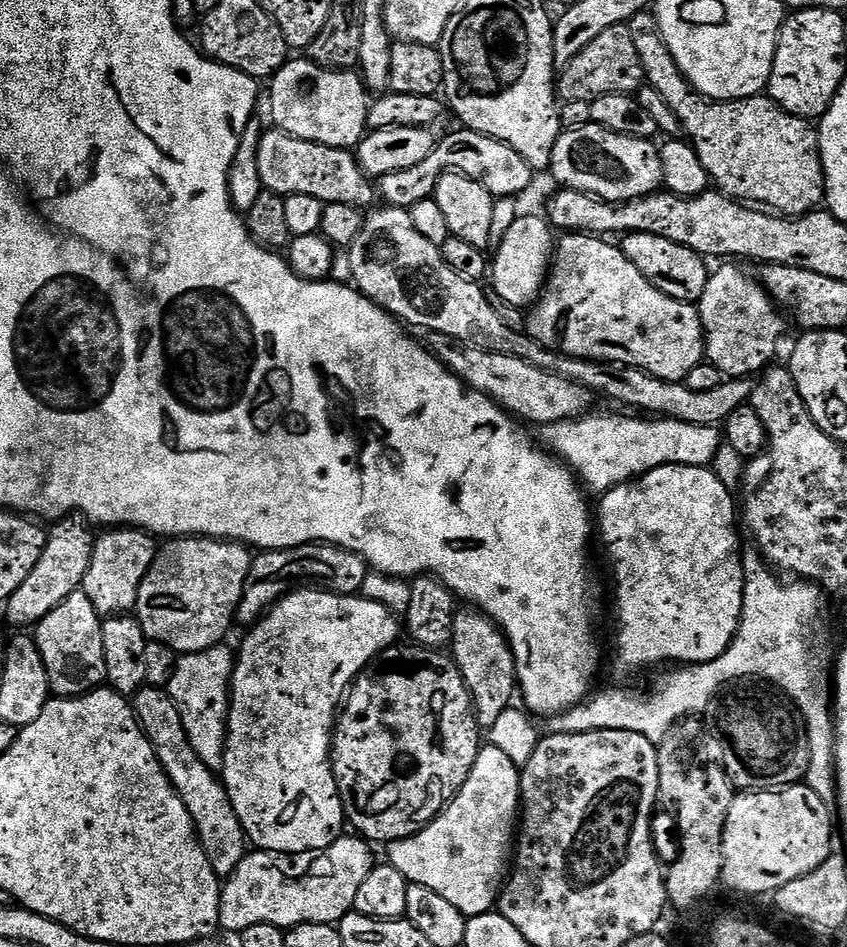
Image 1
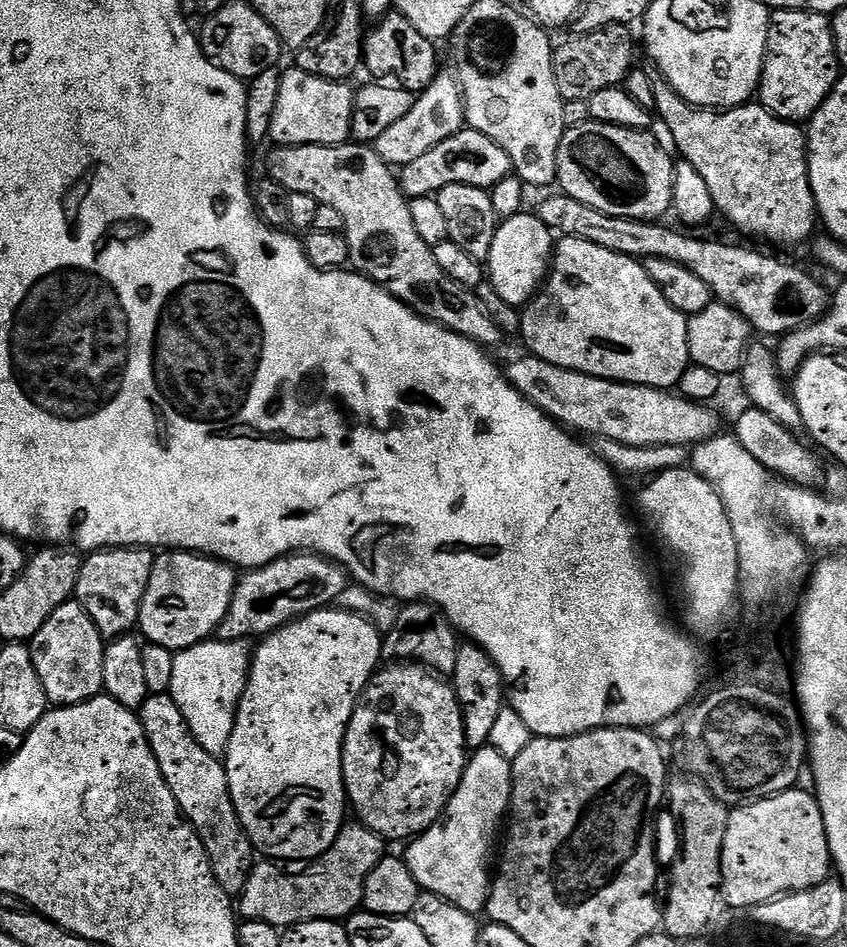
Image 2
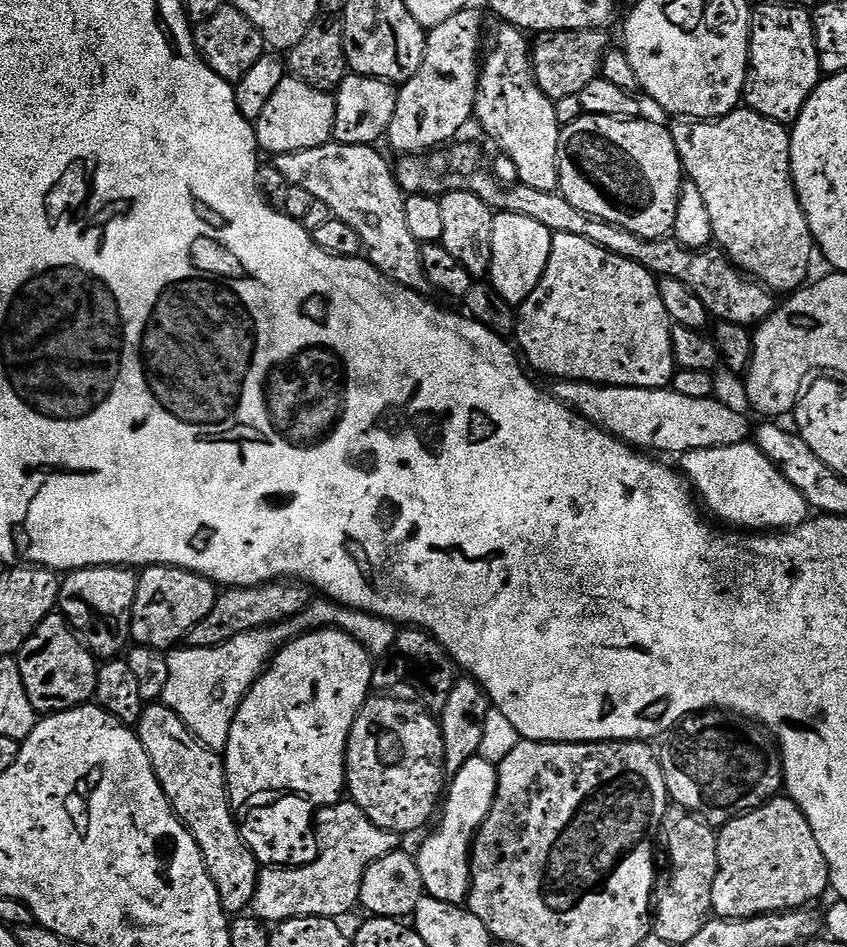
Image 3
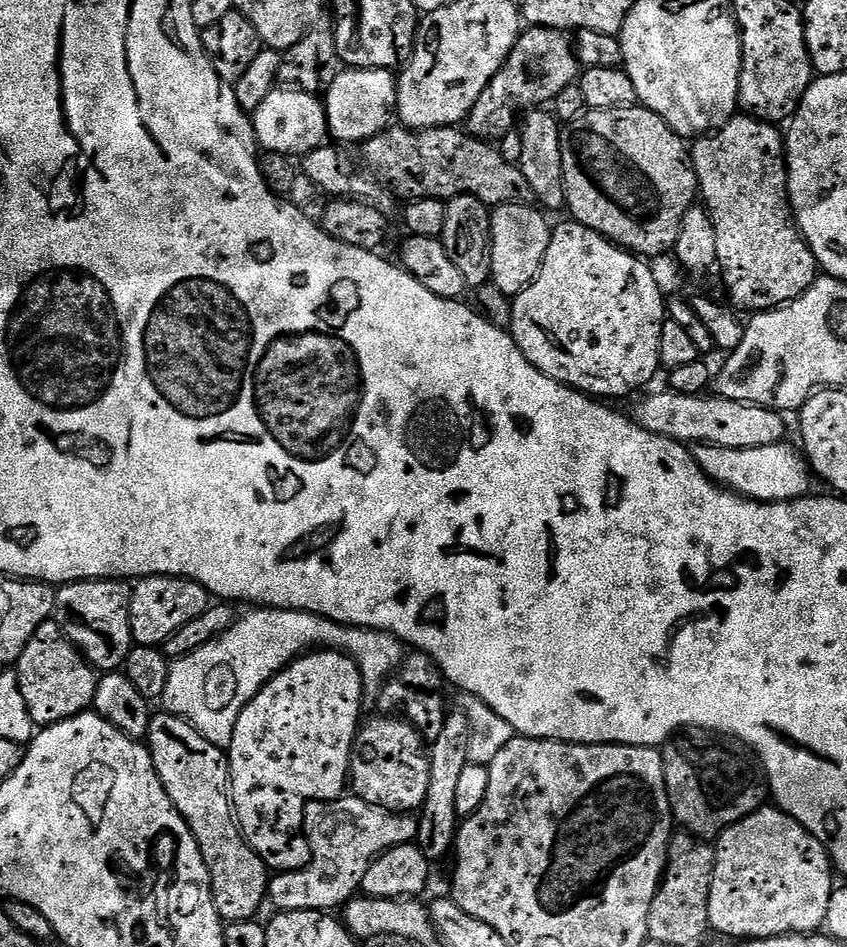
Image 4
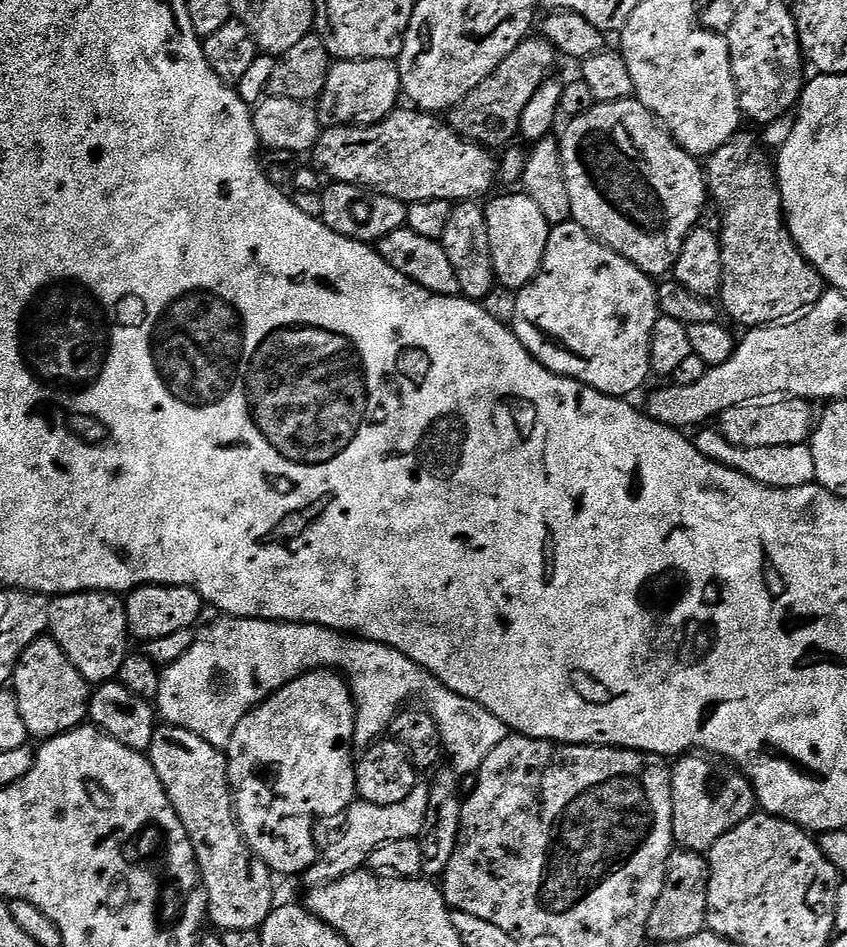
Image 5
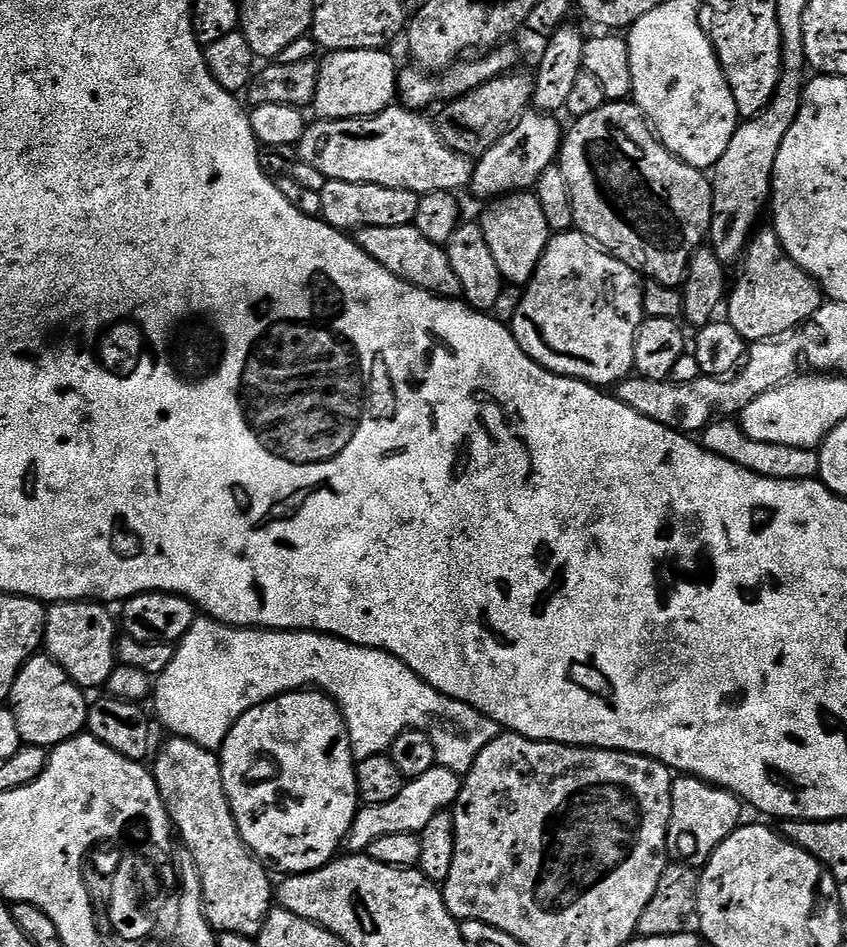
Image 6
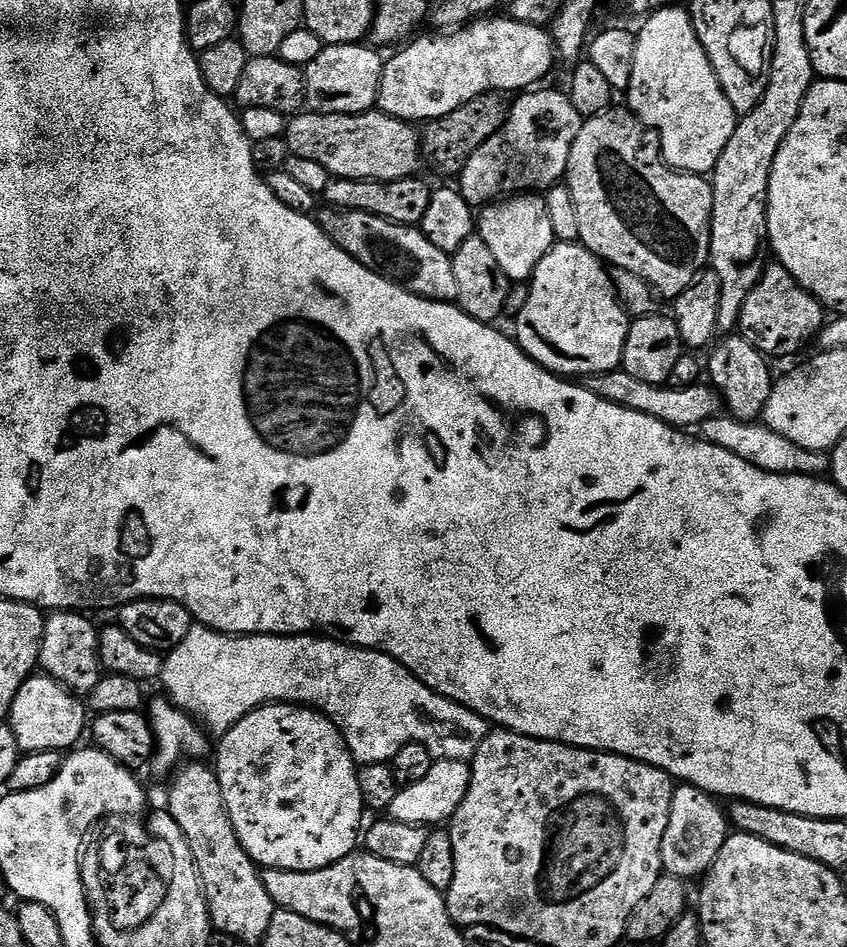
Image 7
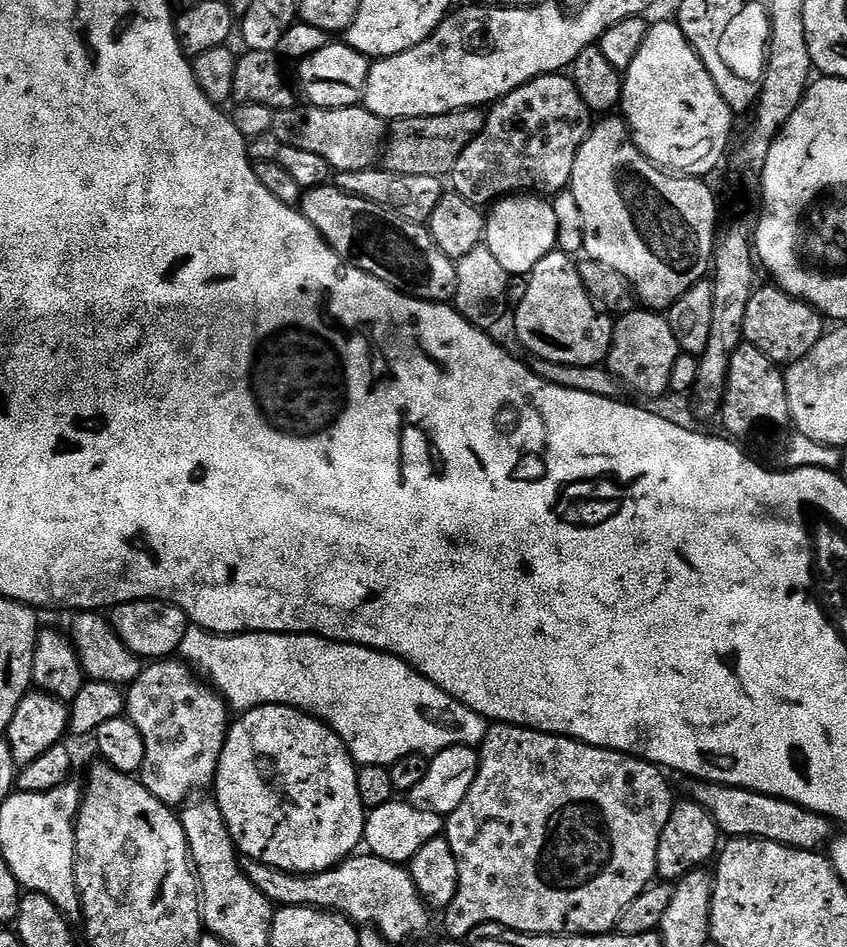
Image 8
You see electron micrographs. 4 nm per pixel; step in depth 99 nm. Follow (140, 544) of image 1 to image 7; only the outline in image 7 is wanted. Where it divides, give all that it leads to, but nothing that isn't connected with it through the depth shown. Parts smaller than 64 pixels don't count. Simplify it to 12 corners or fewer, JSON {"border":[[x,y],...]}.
{"border":[[80,610],[45,619],[39,667],[76,694],[102,675],[97,625]]}

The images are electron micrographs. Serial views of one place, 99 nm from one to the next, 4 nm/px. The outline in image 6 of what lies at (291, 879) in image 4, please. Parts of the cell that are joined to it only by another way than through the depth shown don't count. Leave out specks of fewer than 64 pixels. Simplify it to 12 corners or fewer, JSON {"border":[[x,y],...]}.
{"border":[[439,766],[356,813],[346,848],[419,834],[453,807],[461,777]]}

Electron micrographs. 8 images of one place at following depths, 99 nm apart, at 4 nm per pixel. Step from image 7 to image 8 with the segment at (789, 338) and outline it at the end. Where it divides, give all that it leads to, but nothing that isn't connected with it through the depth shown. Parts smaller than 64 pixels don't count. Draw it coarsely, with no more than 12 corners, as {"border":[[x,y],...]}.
{"border":[[775,286],[746,302],[744,339],[791,366],[826,331],[819,308]]}

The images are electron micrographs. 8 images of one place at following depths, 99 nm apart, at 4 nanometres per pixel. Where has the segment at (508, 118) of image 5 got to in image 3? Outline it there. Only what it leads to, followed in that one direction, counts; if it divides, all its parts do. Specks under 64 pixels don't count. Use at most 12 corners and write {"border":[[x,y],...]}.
{"border":[[599,28],[542,32],[531,45],[536,84],[579,96],[609,51]]}

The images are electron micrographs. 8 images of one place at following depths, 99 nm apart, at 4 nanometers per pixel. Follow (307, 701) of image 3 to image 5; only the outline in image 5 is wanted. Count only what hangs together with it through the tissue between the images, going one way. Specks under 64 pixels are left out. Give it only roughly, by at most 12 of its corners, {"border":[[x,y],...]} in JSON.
{"border":[[335,670],[257,704],[230,738],[248,849],[307,872],[319,816],[357,799],[356,704]]}

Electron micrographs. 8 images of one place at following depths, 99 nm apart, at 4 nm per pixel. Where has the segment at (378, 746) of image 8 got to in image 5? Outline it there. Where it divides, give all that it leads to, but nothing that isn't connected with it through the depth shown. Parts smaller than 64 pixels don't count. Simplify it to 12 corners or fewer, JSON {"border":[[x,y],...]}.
{"border":[[226,615],[161,671],[164,724],[227,749],[294,678],[335,670],[354,744],[415,696],[451,771],[510,729],[385,644]]}

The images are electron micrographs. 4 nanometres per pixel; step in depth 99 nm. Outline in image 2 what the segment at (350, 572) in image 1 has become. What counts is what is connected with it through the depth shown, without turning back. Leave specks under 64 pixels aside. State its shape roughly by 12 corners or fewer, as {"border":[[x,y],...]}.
{"border":[[297,552],[236,581],[218,640],[263,638],[335,605],[342,565]]}

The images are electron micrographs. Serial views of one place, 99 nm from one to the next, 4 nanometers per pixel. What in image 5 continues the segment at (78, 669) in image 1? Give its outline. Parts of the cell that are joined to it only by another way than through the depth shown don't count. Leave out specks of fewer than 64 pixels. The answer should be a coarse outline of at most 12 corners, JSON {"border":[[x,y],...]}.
{"border":[[51,635],[20,655],[10,688],[29,737],[88,720],[89,682]]}

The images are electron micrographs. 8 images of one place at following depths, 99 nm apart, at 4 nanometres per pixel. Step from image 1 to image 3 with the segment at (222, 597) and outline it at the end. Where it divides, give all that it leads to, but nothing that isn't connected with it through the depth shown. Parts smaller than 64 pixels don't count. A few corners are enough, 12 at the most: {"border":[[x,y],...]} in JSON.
{"border":[[143,569],[132,640],[179,645],[214,610],[217,585],[197,572]]}

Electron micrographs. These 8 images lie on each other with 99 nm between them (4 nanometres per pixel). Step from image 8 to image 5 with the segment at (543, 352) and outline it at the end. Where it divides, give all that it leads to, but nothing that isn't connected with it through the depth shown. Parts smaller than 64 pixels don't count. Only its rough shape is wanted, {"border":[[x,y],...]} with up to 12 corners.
{"border":[[581,224],[549,231],[510,327],[543,368],[628,398],[658,288]]}

